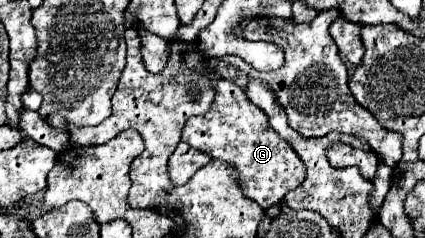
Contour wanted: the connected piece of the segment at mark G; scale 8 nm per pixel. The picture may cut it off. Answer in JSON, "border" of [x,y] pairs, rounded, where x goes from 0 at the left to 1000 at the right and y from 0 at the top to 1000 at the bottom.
{"border":[[[518,332],[508,357],[499,458],[485,483],[447,492],[438,508],[428,592],[475,643],[489,643],[499,668],[546,693],[565,735],[569,811],[621,878],[659,853],[668,819],[701,786],[715,752],[720,702],[696,634],[640,534],[631,534],[626,475],[593,424],[574,424],[574,382],[532,332]]]}

